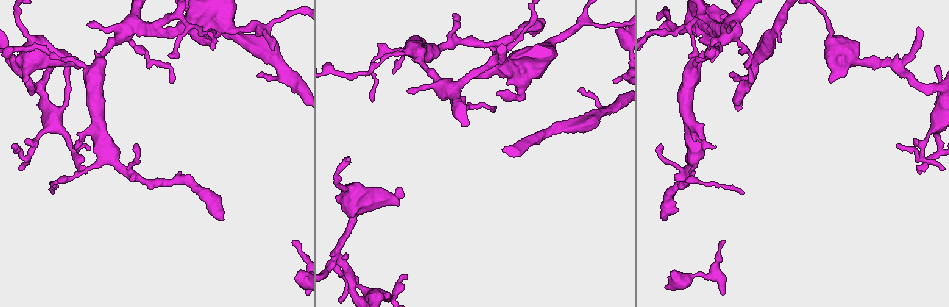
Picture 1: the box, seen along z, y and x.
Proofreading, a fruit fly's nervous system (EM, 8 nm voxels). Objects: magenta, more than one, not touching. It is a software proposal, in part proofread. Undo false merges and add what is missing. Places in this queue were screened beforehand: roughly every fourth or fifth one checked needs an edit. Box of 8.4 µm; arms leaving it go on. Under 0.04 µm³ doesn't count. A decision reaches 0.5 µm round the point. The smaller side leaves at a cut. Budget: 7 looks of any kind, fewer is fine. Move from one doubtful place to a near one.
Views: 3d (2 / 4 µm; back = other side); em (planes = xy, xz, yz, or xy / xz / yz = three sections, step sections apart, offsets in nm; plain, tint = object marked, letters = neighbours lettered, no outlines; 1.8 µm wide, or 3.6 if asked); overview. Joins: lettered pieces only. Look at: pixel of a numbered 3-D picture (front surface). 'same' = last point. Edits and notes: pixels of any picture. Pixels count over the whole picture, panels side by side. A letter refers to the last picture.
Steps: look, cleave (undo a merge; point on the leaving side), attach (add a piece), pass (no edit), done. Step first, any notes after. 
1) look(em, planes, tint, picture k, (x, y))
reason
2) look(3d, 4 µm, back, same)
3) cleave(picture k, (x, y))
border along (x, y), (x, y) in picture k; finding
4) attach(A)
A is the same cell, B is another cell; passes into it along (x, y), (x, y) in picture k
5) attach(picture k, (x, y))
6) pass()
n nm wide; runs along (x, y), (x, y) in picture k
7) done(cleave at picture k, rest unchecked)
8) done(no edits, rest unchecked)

look(em, planes, letters, picture 1, (452, 87))

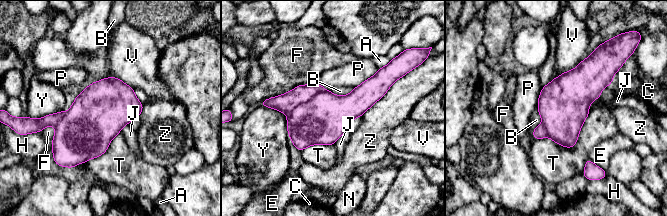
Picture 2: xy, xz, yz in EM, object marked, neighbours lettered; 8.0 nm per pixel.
cleave(picture 2, (285, 103))
420 nm wide; T touches over 480 nm; A, B, C, E, F, H, J, N, P, T, V, Y and Z are other cells; two cells meet here

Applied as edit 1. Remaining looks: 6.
look(em, planes, letters, picture 1, (544, 21))
free end

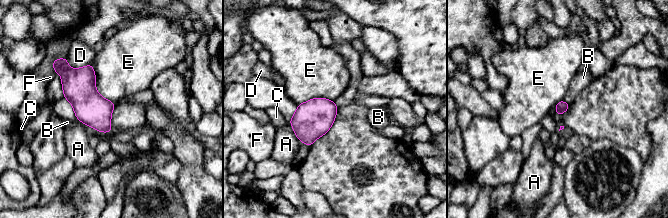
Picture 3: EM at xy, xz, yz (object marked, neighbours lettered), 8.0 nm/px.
pass()
A, B, C, D, E and F are other cells; border along (91, 63), (96, 90), (114, 104) in picture 3; no lettered piece goes on from it

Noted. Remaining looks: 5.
look(3d, 2 µm, back, picture 1, (336, 252))
three arms meet

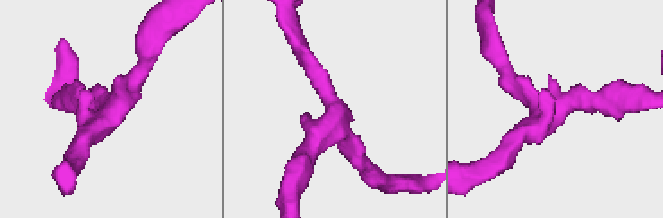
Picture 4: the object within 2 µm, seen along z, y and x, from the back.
look(em, planes, letters, picture 4, (336, 111))

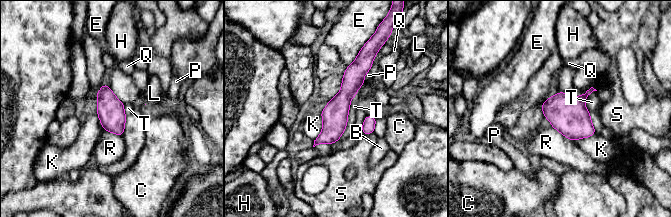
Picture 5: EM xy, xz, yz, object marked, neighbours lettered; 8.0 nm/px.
pass()
200 nm wide; T touches over 420 nm; B, C, E, H, K, L, P, Q, R, S and T are other cells; all the same cell

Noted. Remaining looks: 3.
done(cleave at picture 2, rest unchecked)

